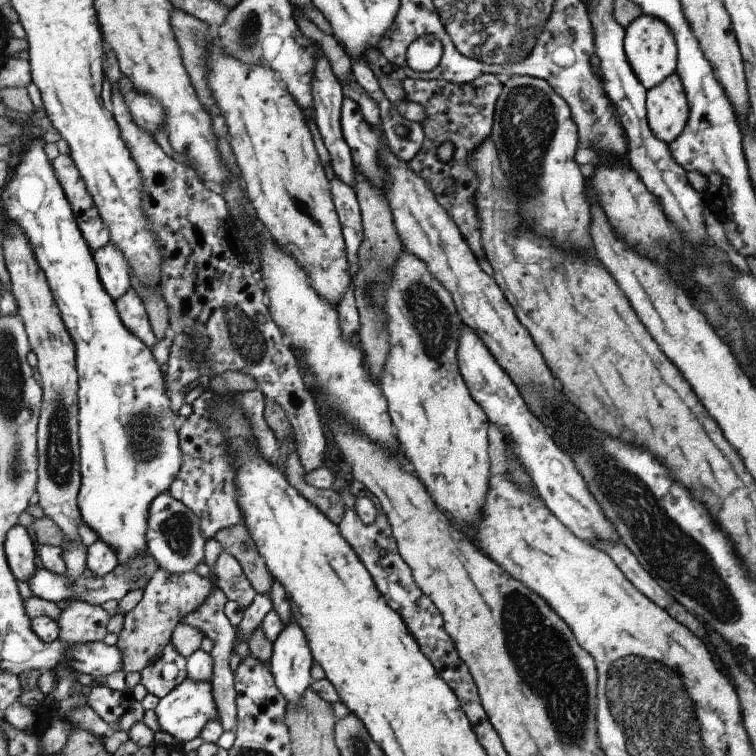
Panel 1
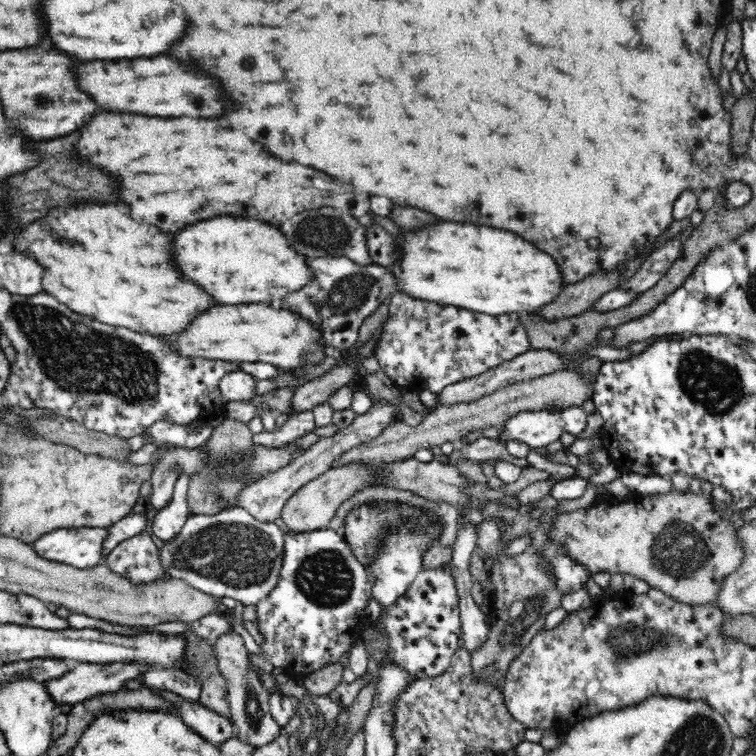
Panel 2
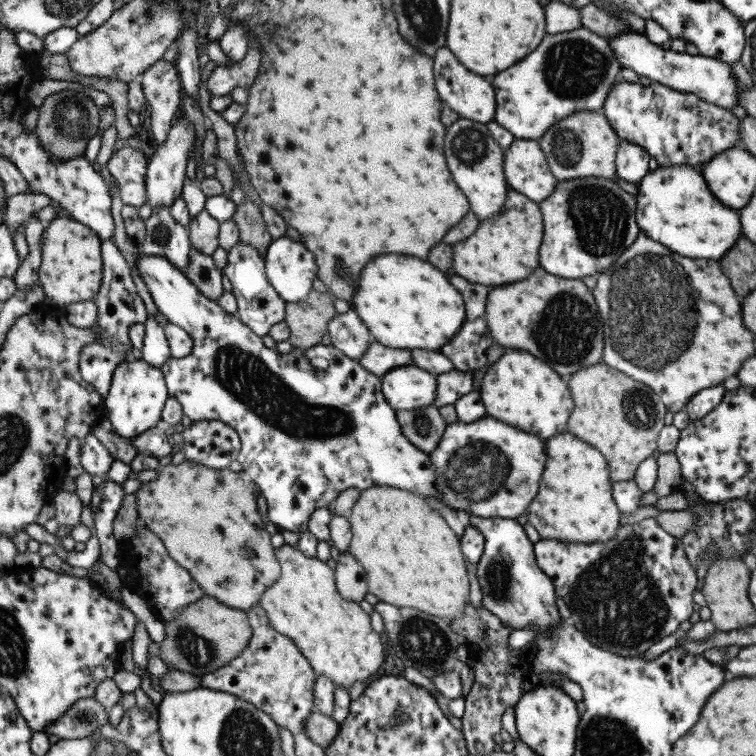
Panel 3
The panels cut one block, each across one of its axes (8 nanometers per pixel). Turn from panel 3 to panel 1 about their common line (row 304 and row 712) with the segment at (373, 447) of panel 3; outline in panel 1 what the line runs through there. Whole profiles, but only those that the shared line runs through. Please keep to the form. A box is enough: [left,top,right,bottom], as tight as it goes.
[157,678,221,746]

